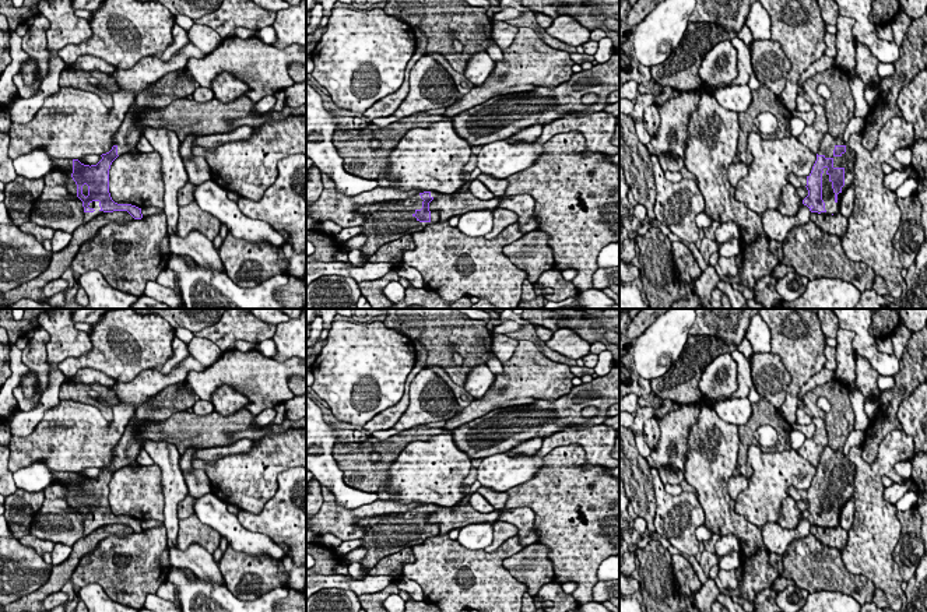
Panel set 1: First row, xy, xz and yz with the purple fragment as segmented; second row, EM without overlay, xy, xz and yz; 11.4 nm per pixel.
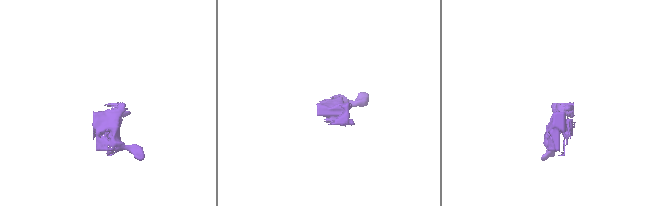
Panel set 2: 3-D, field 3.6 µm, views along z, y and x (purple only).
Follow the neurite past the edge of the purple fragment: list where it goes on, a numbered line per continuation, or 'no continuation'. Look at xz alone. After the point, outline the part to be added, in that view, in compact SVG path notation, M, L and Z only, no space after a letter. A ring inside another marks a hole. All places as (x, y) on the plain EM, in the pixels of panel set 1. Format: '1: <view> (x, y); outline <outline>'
1: xz (385, 535); outline M419 507L407 513L396 513L372 518L362 518L358 525L365 530L365 537L359 548L366 549L361 562L365 577L383 558L393 555L404 548L412 548L426 538L439 535L439 525L431 525L429 535L419 535L414 527L422 521ZM364 577L364 578L365 578Z

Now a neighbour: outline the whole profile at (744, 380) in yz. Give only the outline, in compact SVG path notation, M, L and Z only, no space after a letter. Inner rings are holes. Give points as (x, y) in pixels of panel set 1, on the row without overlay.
M737 349L731 352L731 358L737 363L737 390L730 395L730 398L745 398L748 397L749 390L754 387L749 362Z

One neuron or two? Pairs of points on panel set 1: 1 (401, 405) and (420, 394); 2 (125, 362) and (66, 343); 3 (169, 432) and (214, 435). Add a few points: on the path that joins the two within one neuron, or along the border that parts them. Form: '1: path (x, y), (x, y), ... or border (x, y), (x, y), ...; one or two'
1: border (421, 370), (410, 384), (408, 407), (389, 428); two
2: border (90, 336), (90, 350), (59, 363); two
3: path (181, 432), (203, 432); one

